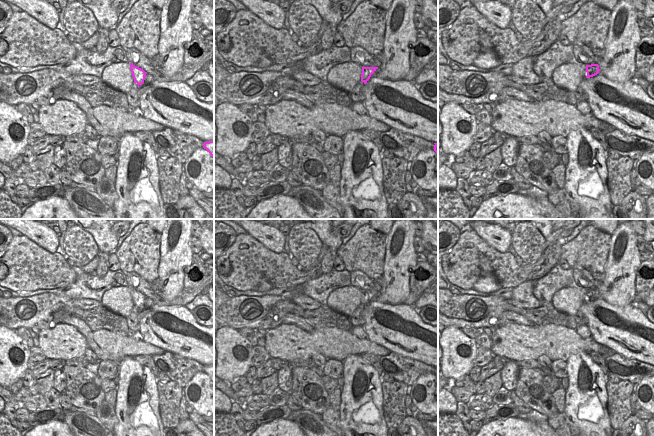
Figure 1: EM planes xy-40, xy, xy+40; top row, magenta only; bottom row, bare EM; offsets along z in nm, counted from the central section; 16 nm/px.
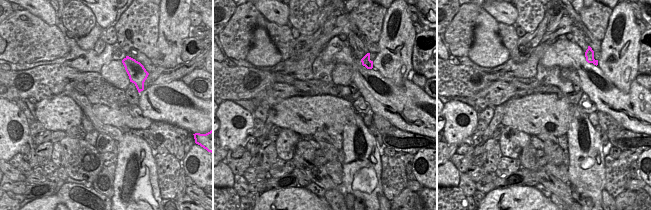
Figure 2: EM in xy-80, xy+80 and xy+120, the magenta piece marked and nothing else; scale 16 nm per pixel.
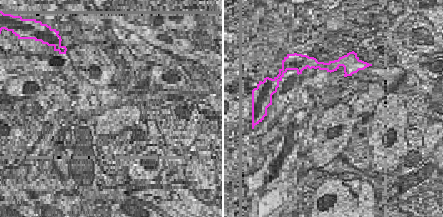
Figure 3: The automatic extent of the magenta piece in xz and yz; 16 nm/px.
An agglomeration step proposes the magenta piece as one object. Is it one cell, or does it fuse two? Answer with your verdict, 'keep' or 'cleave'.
keep

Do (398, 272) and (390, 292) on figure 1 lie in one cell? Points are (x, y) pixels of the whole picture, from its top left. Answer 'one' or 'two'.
one

